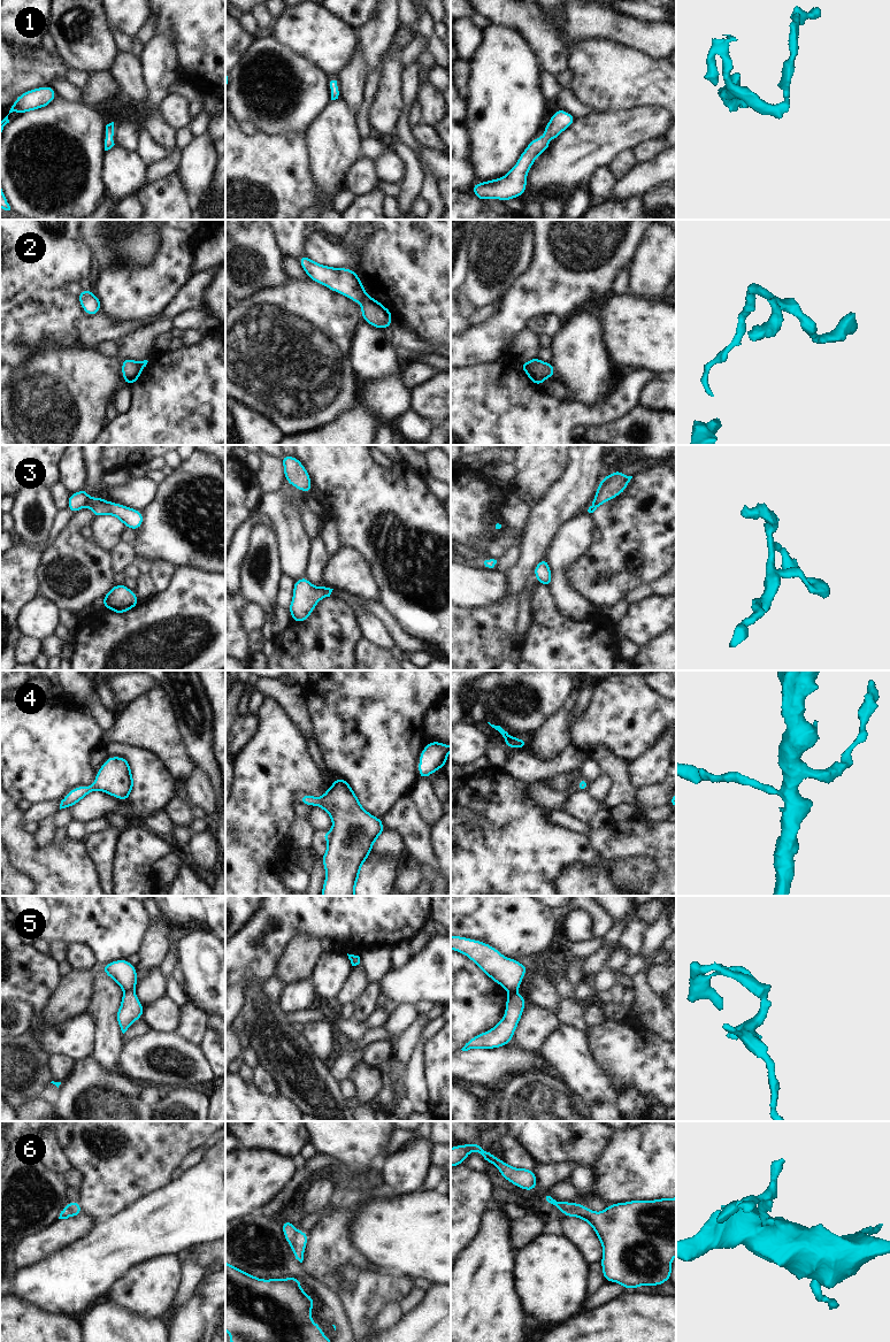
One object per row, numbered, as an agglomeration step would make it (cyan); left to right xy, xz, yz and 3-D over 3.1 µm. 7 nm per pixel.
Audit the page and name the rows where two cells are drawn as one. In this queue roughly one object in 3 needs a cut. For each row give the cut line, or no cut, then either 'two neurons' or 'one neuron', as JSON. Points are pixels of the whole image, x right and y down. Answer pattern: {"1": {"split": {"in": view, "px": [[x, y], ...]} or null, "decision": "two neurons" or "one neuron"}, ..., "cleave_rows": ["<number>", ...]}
{"1": {"split": null, "decision": "one neuron"}, "2": {"split": {"in": "xz", "px": [[366, 294], [359, 301]]}, "decision": "two neurons"}, "3": {"split": null, "decision": "one neuron"}, "4": {"split": null, "decision": "one neuron"}, "5": {"split": {"in": "xy", "px": [[124, 990], [132, 991]]}, "decision": "two neurons"}, "6": {"split": null, "decision": "one neuron"}, "cleave_rows": ["2", "5"]}

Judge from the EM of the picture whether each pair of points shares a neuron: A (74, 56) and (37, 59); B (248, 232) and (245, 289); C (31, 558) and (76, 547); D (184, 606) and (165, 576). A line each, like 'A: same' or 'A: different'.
A: different
B: same
C: different
D: different

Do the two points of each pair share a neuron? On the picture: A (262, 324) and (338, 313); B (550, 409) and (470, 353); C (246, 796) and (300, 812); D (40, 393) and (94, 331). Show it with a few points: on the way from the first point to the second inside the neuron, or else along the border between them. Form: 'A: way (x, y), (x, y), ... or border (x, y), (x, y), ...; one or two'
A: way (281, 324), (320, 324); one
B: border (508, 352), (491, 363), (462, 368); two
C: border (300, 803), (294, 806), (294, 813), (298, 817); two
D: border (96, 347), (52, 349); two

